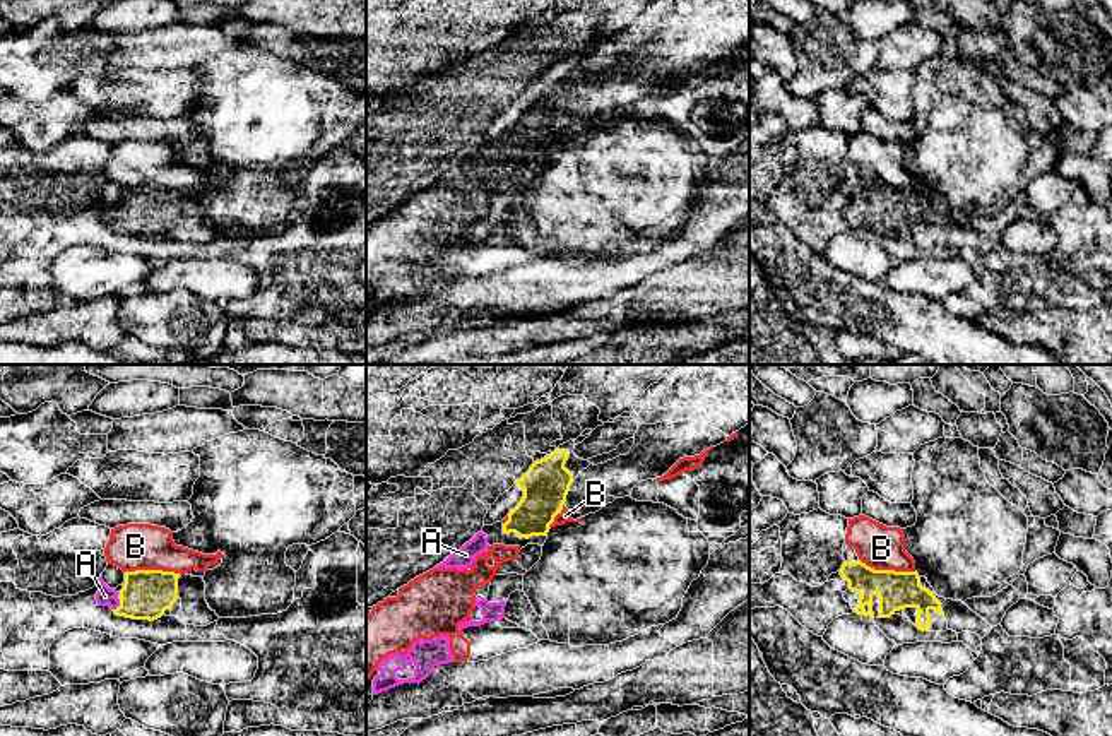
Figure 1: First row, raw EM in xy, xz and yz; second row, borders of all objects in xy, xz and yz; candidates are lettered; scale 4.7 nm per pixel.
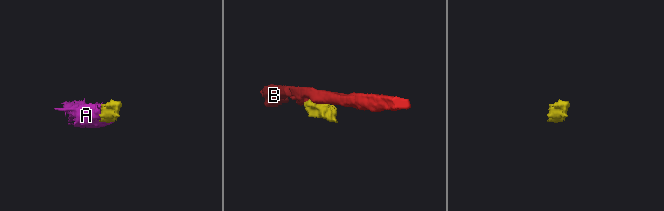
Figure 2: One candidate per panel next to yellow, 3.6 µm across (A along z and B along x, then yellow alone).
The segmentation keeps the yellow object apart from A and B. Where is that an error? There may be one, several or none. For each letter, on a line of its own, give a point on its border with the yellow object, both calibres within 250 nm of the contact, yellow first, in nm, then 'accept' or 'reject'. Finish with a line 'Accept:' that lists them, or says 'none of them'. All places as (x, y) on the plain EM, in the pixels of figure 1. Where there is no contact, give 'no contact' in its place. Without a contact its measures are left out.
A: xy (120, 221) | 240/90 nm | accept
B: xy (153, 187) | 240/220 nm | reject
Accept: A

